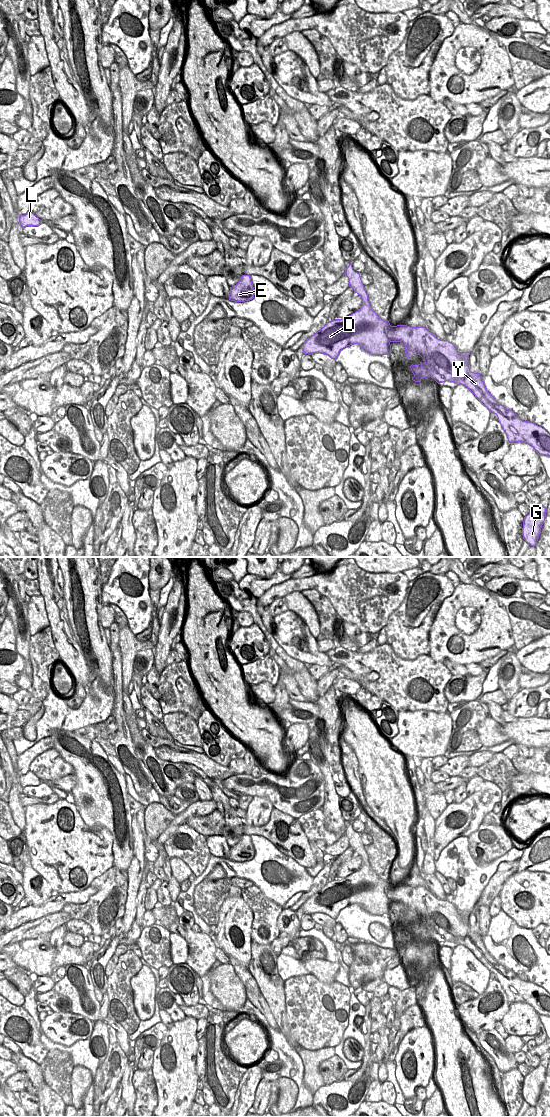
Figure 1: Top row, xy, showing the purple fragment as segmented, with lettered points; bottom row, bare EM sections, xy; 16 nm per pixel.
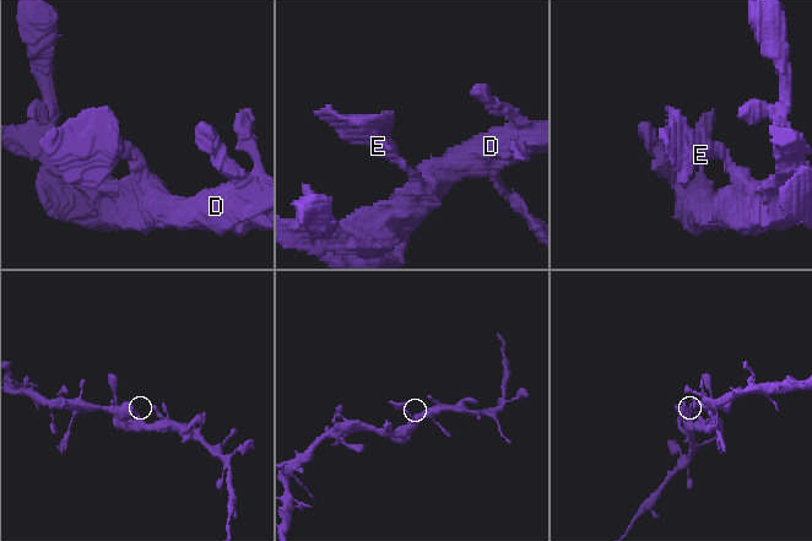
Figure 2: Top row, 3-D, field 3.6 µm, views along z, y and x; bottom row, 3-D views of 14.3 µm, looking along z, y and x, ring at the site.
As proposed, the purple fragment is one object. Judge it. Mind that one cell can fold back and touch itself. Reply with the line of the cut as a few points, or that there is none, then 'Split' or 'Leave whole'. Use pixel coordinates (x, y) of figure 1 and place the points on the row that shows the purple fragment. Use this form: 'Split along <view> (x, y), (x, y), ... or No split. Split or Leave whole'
No split. Leave whole

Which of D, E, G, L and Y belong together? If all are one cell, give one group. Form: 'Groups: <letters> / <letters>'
Groups: D E G L Y

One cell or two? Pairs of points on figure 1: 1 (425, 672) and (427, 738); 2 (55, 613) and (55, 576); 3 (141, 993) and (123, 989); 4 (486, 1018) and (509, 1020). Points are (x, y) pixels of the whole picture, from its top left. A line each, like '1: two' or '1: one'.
1: two
2: one
3: two
4: two

